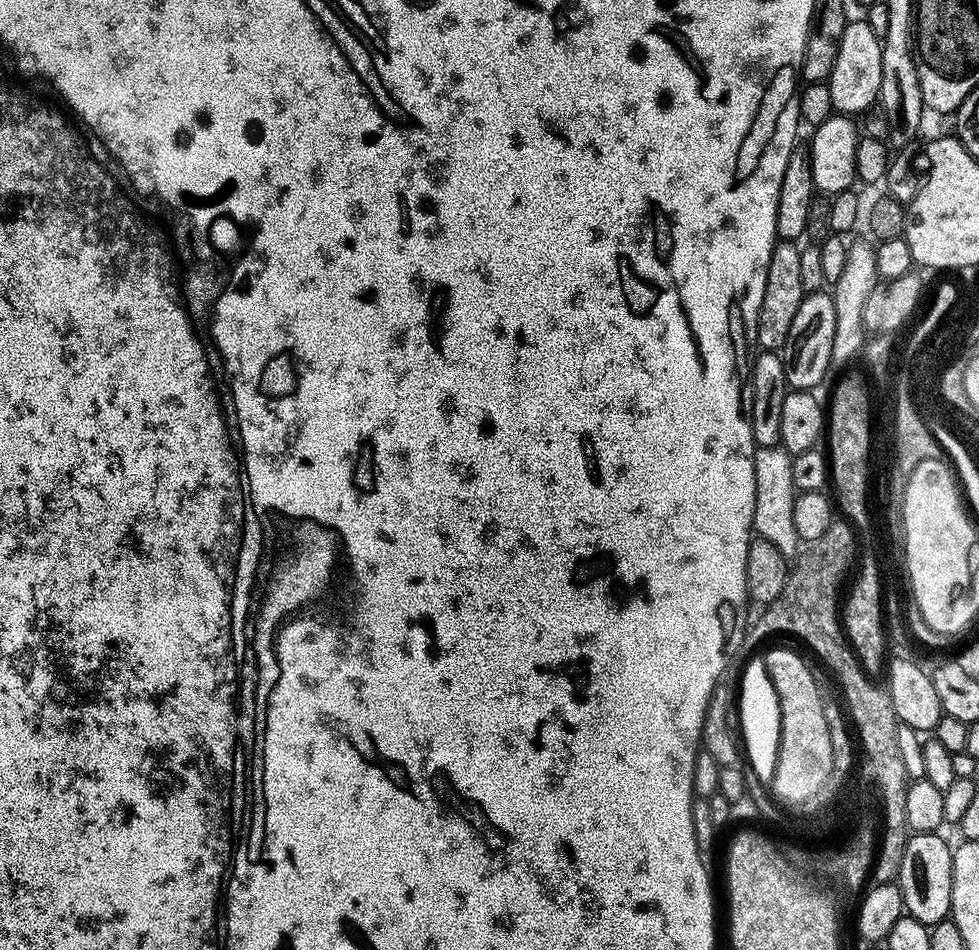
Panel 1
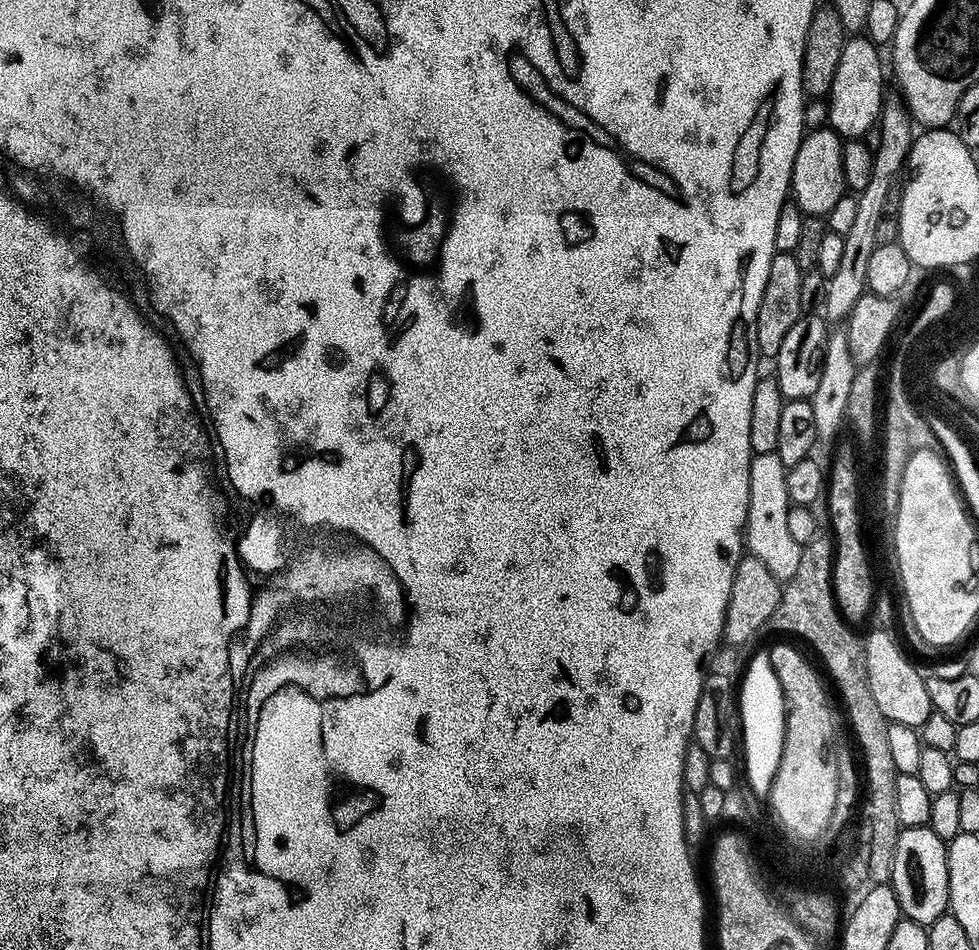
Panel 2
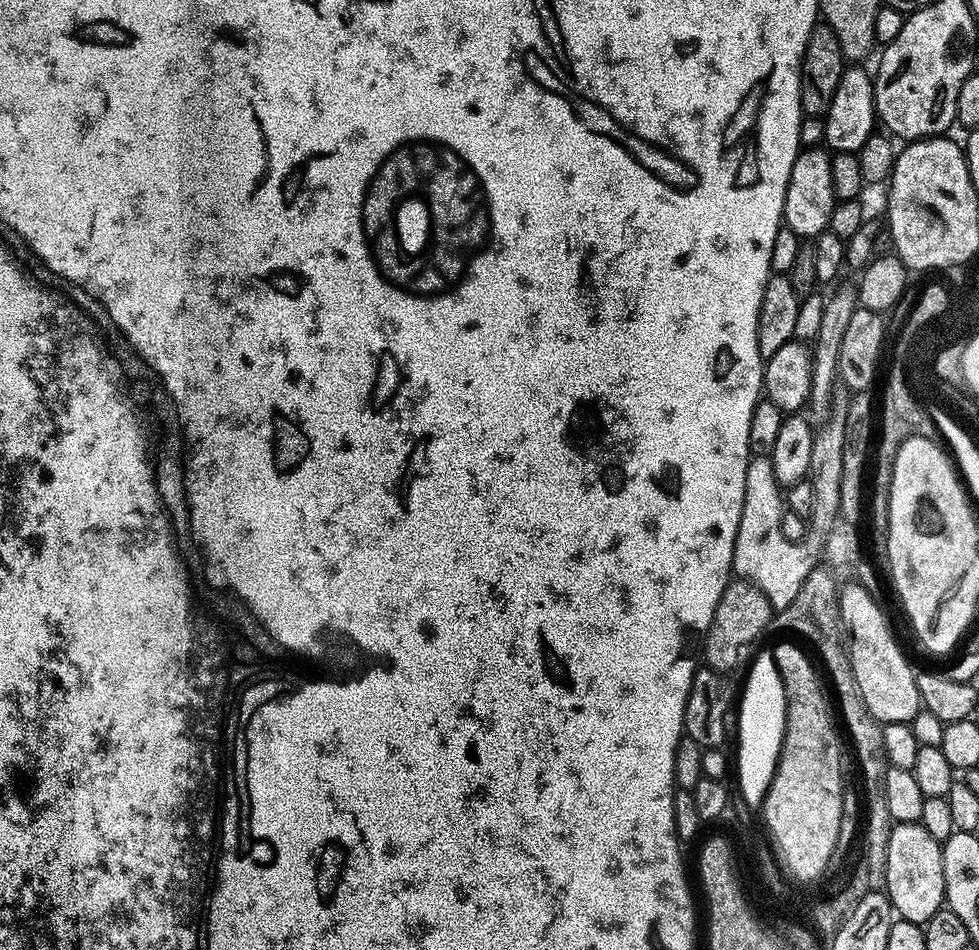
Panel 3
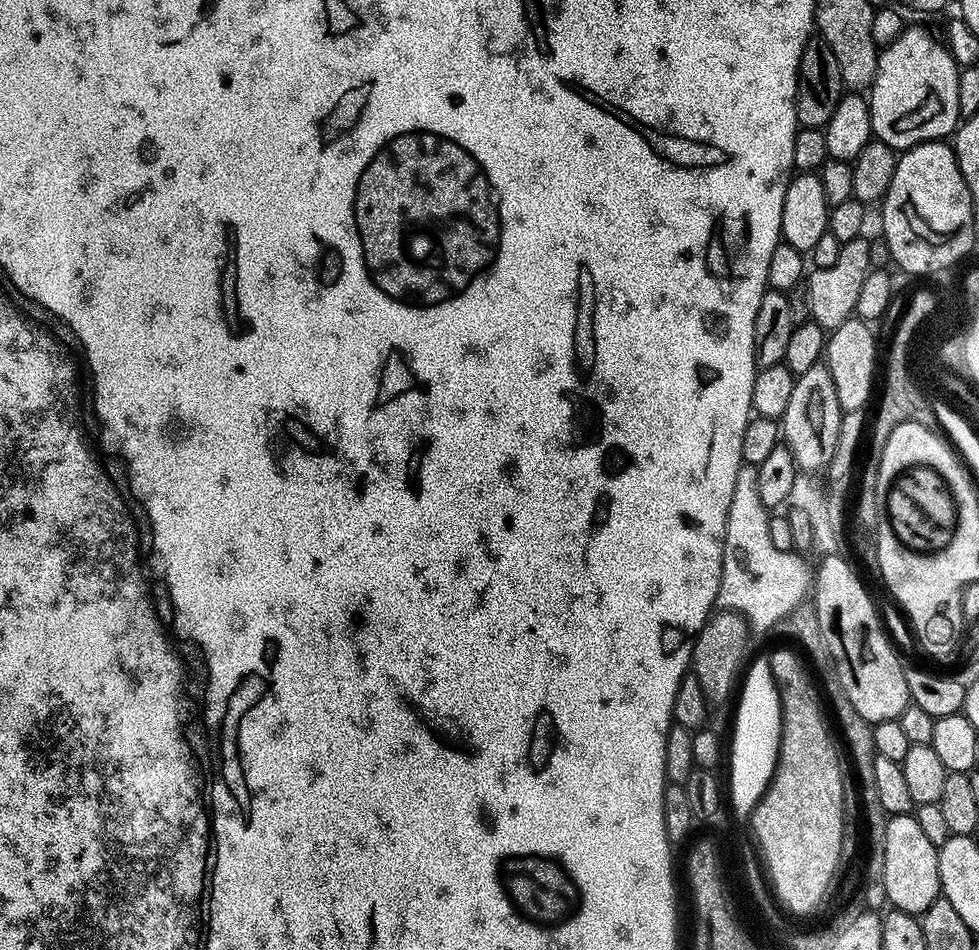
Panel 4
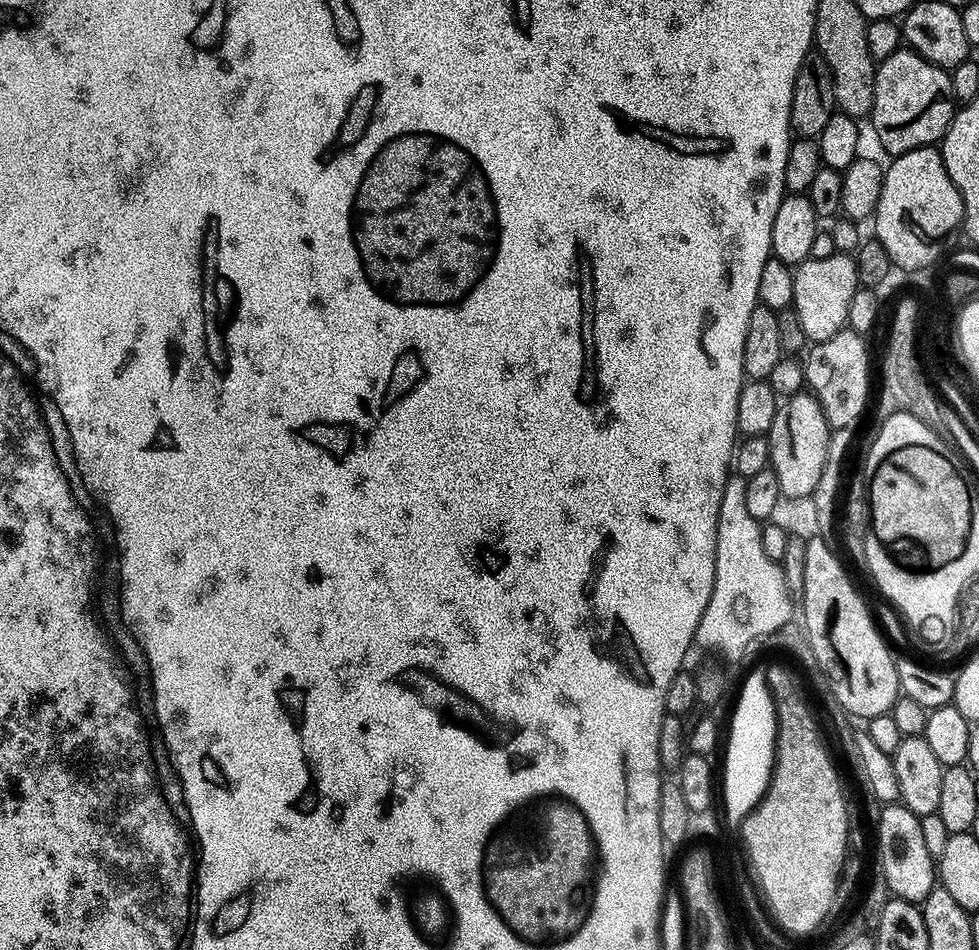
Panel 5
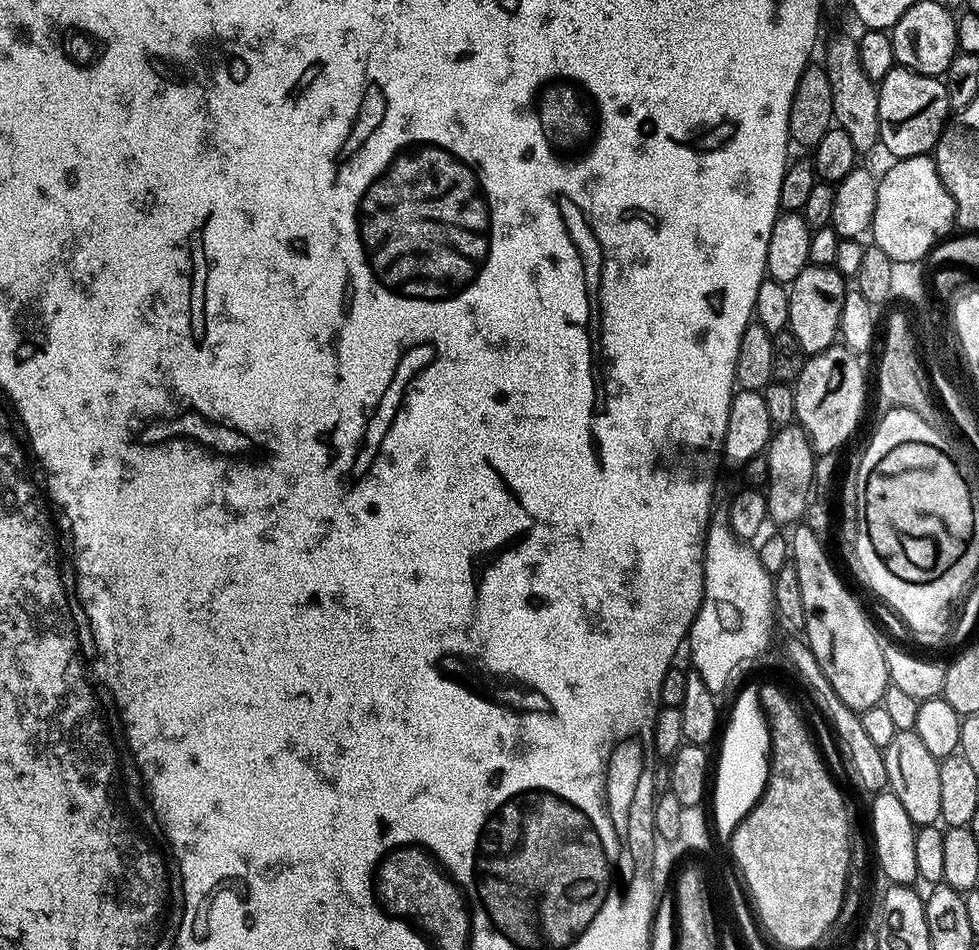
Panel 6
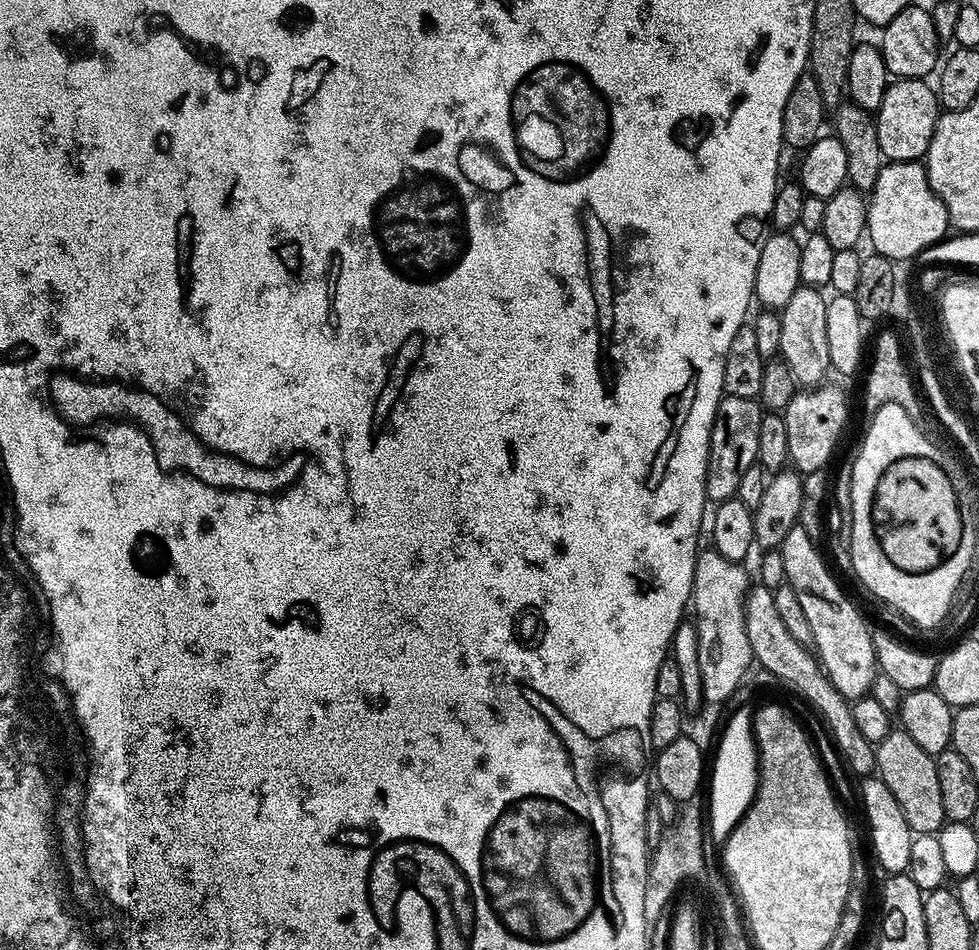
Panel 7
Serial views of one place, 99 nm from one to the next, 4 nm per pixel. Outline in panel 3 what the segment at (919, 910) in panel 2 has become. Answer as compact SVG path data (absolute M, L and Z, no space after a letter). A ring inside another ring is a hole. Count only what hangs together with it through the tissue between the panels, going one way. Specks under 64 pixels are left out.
M919 822L896 824L888 836L888 861L886 862L886 882L884 888L892 903L895 915L901 920L909 920L921 926L927 924L934 914L945 907L944 849L941 841L930 838Z

